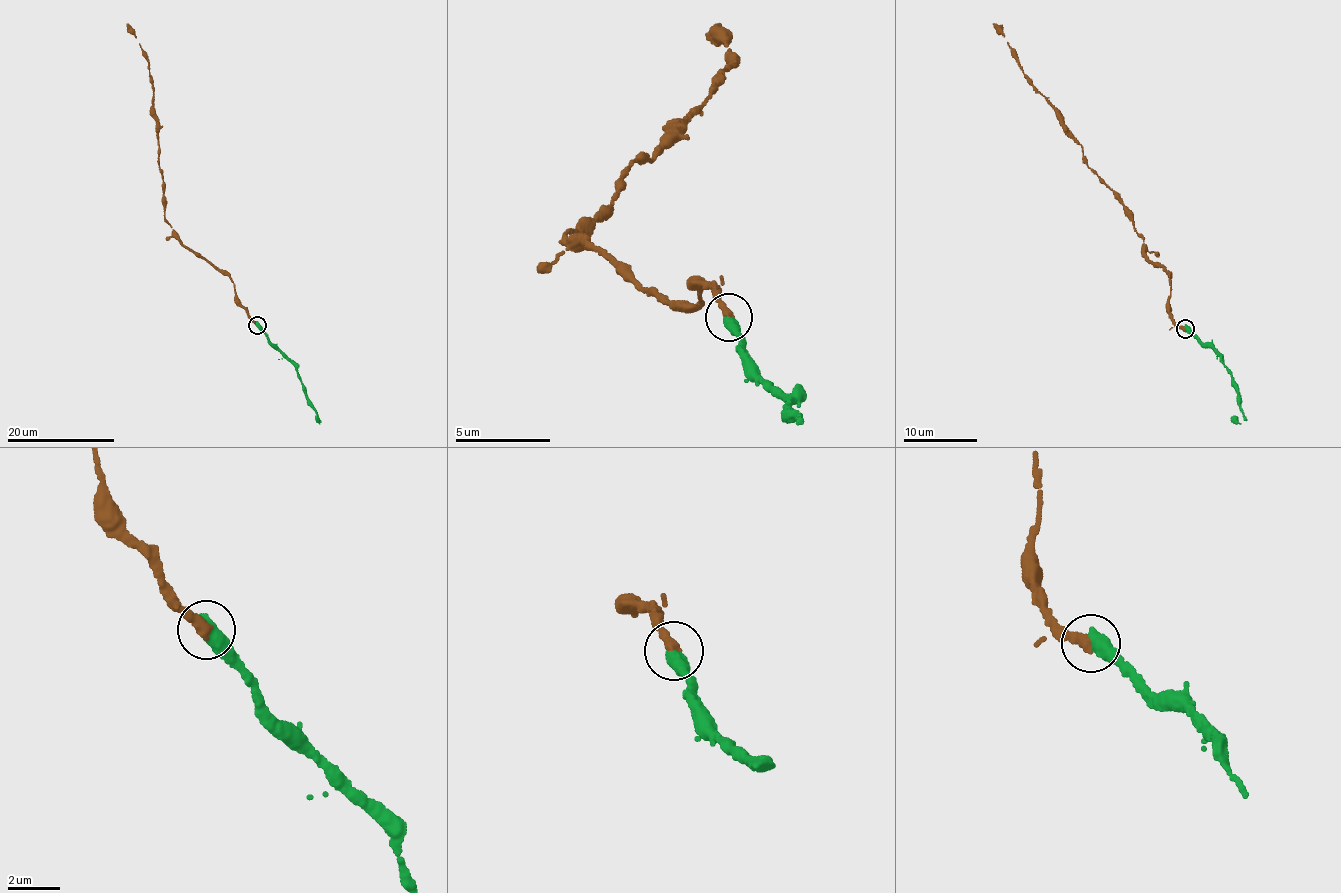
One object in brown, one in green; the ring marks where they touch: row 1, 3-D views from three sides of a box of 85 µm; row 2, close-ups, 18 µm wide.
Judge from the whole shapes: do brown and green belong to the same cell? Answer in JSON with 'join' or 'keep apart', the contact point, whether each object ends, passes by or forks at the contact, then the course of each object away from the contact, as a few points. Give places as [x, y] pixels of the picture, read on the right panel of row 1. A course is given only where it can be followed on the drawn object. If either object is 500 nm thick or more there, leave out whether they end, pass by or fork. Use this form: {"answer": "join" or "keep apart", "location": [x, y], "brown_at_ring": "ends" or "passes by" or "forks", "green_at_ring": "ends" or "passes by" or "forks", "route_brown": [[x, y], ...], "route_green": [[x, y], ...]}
{"answer": "join", "location": [1185, 329], "route_brown": [[1185, 329], [1168, 311], [1169, 273], [1146, 258], [1132, 214], [1086, 164], [1081, 144], [1023, 73], [994, 24]], "route_green": [[1185, 329], [1223, 360], [1232, 377], [1232, 386], [1238, 393], [1243, 419], [1238, 423], [1234, 416]]}

